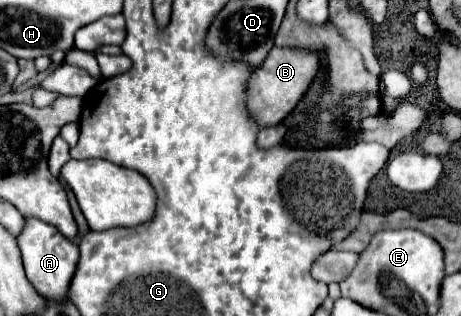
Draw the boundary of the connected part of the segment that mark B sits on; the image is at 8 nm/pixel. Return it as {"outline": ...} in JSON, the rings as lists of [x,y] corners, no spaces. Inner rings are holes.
{"outline":[[[273,46],[267,60],[251,74],[249,80],[249,112],[261,126],[279,124],[305,96],[319,70],[319,54],[305,48],[279,48]]]}

